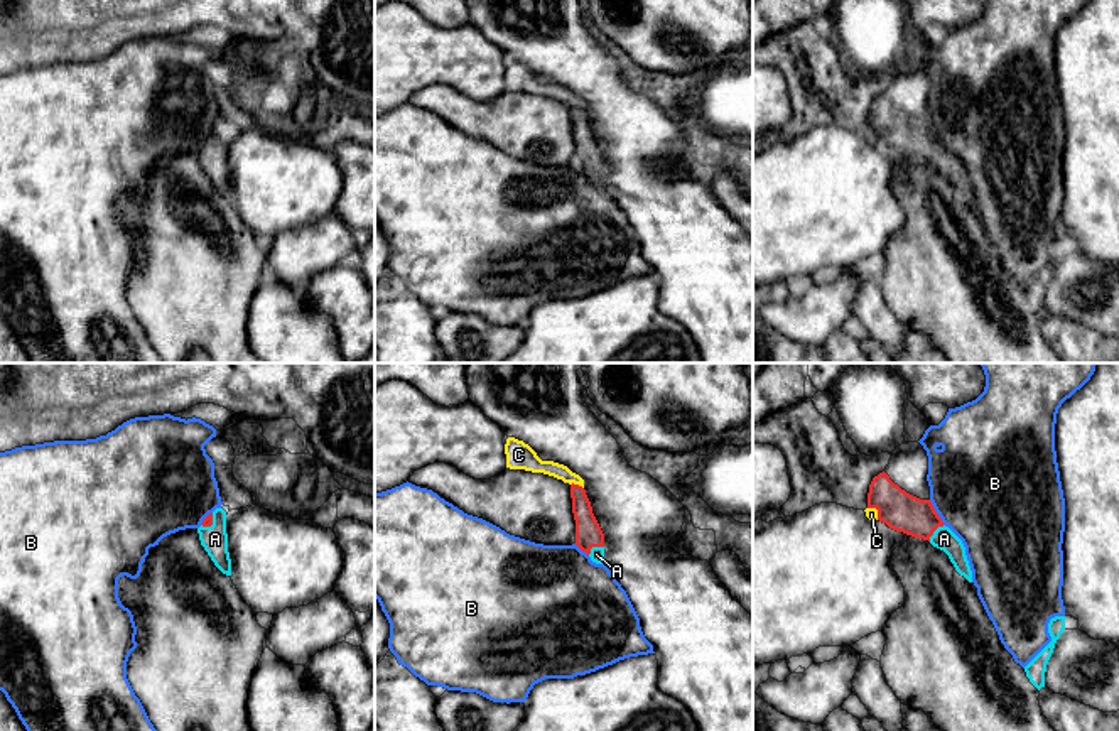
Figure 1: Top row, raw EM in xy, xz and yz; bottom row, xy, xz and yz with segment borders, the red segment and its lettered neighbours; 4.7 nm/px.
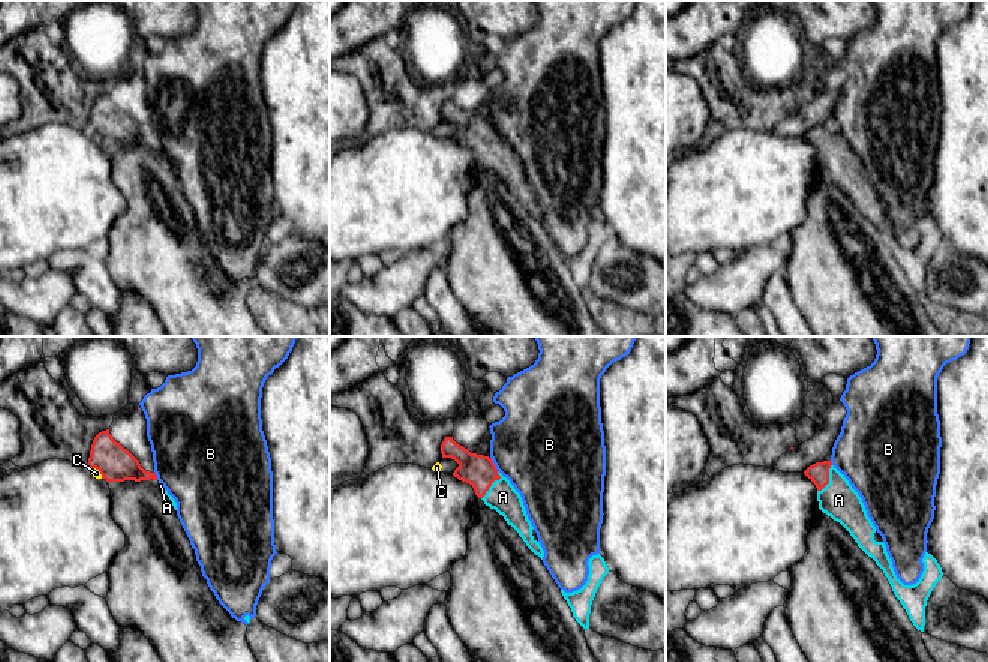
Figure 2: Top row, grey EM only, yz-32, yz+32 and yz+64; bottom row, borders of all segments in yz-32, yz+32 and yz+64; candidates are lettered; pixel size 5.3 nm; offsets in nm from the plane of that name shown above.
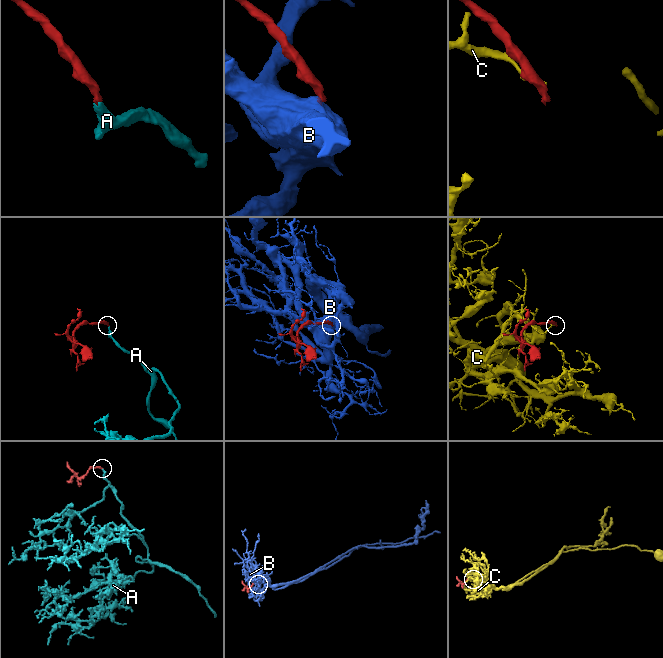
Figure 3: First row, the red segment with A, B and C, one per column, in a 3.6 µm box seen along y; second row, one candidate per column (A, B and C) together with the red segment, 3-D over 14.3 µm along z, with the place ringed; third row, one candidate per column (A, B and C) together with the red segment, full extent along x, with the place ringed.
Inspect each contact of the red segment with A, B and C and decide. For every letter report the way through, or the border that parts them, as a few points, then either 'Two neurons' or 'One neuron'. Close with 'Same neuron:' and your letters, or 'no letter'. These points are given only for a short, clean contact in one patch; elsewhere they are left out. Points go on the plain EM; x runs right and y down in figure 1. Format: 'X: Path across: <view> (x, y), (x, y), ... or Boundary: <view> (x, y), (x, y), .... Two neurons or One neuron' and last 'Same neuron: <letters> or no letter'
A: Path across: yz (900, 132), (917, 139), (934, 152), (944, 161). One neuron
B: Boundary: yz (929, 122), (946, 146). Two neurons
C: Boundary: xz (571, 105), (578, 105), (583, 110). Two neurons
Same neuron: A

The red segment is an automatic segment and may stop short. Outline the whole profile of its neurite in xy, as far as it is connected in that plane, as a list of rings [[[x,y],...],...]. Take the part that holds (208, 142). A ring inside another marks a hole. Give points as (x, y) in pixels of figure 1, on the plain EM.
[[[216,130],[209,135],[197,150],[201,167],[214,184],[214,187],[226,198],[231,198],[231,181],[228,174],[226,133]]]

